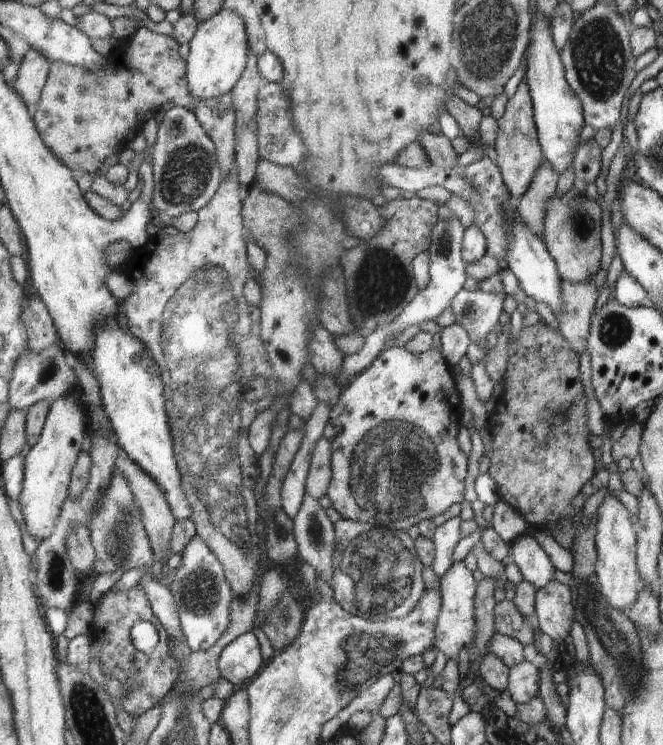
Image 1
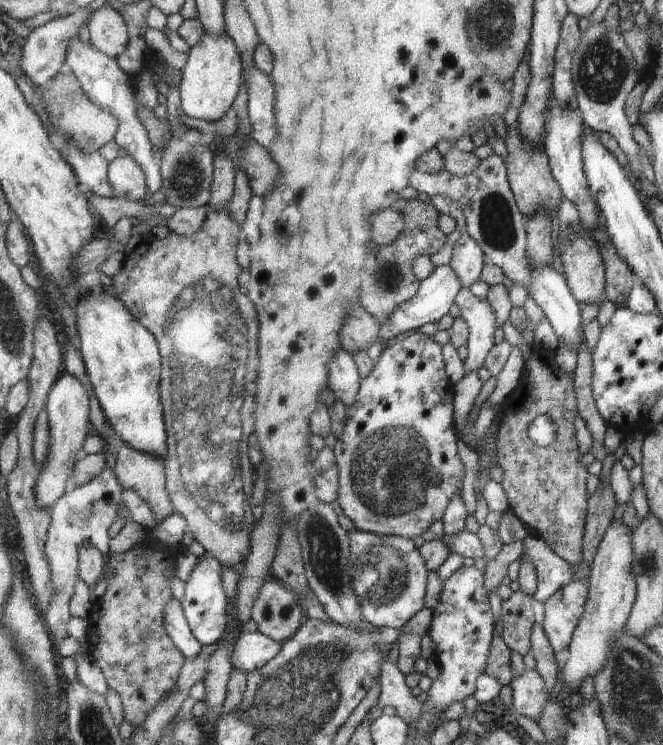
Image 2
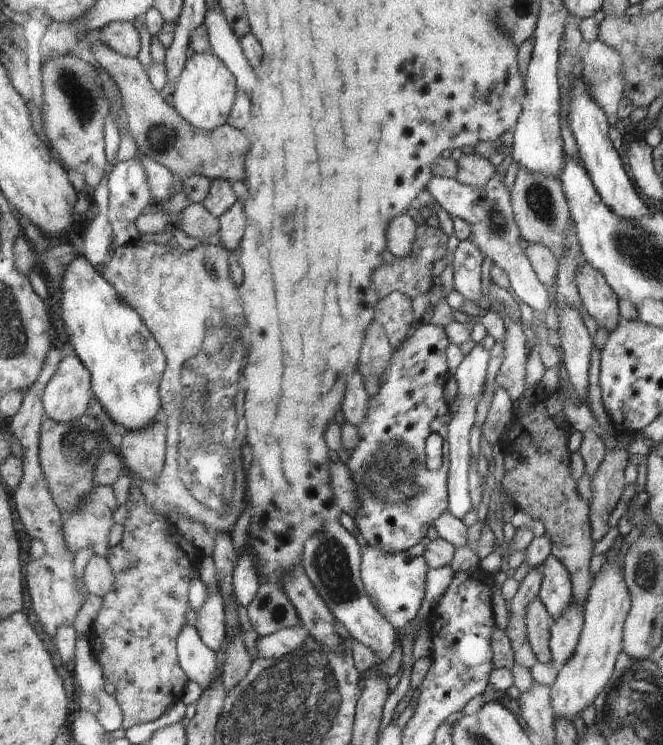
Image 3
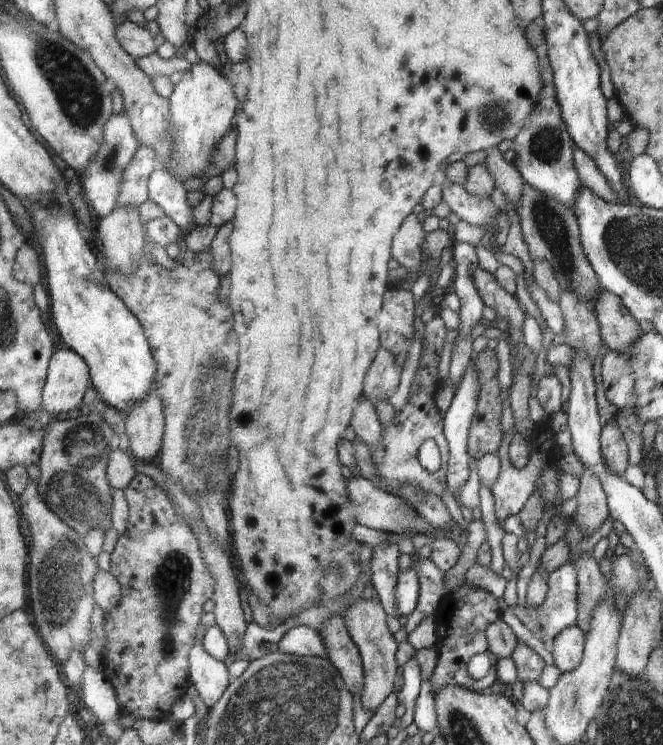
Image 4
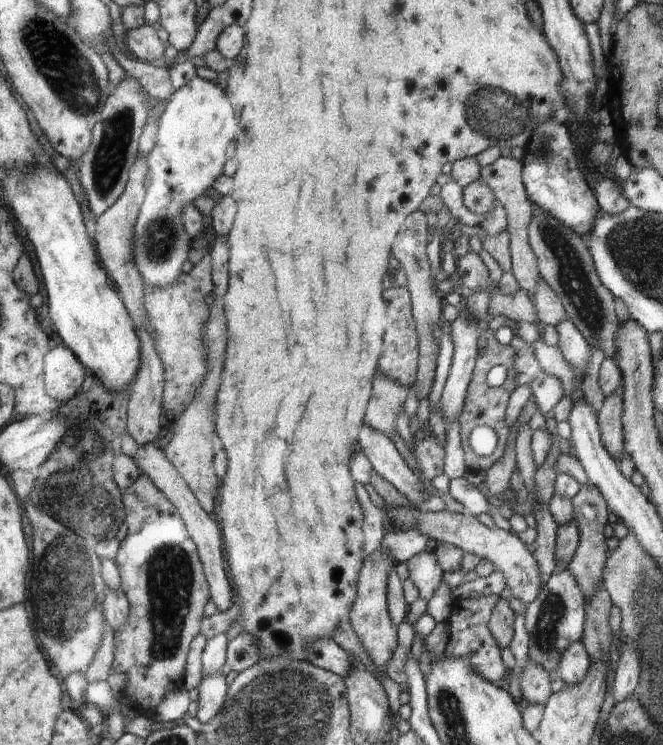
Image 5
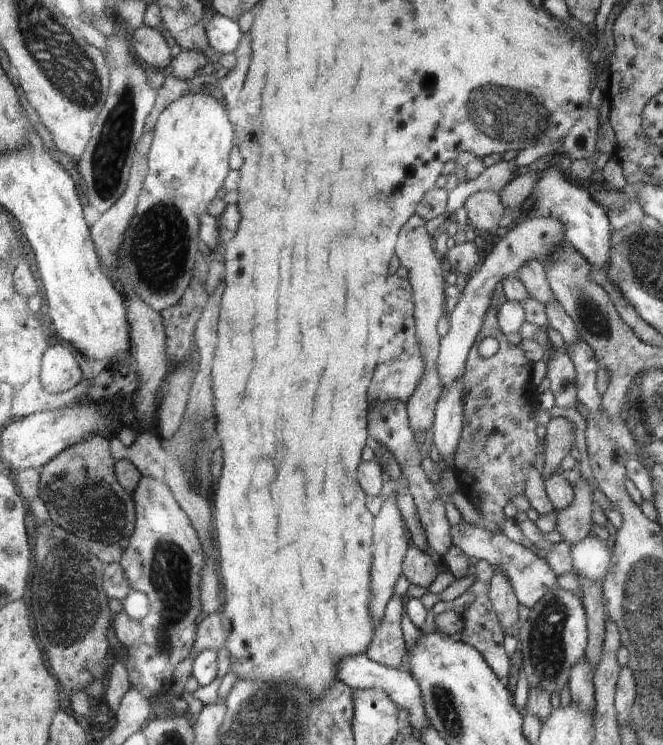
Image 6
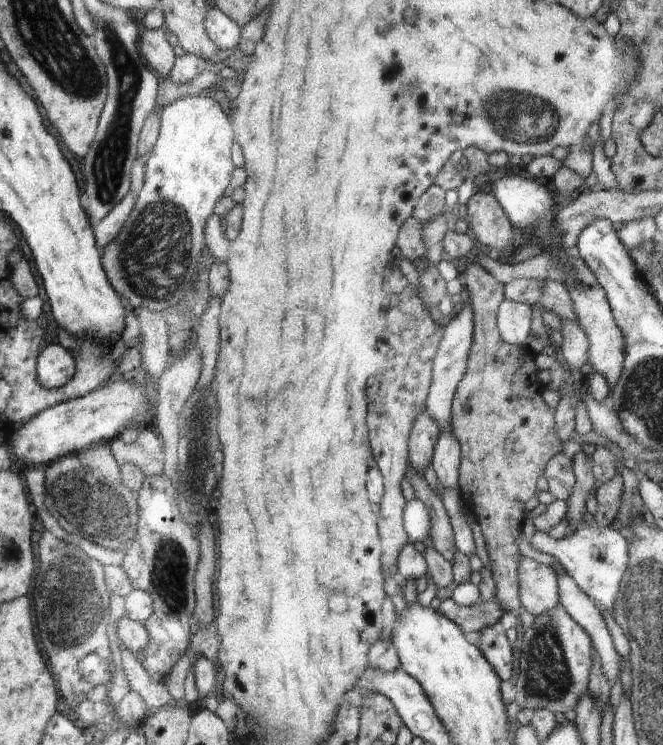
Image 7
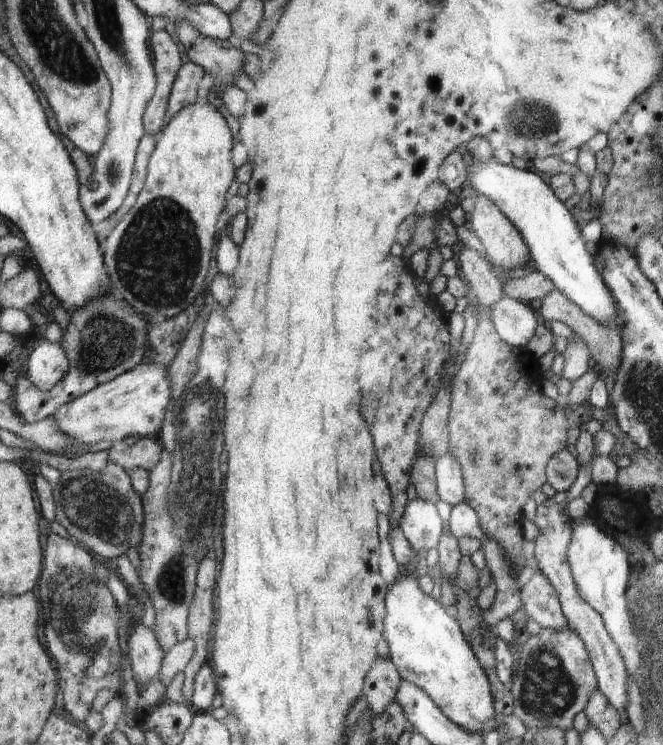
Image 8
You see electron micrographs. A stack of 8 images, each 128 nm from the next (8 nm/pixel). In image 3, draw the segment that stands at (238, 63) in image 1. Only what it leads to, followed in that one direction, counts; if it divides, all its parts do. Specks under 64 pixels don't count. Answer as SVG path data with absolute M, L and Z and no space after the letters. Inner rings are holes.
M210 49L203 54L196 53L186 62L176 82L172 93L173 108L187 124L205 132L217 130L226 122L234 104L234 94L236 94L234 78L235 76Z

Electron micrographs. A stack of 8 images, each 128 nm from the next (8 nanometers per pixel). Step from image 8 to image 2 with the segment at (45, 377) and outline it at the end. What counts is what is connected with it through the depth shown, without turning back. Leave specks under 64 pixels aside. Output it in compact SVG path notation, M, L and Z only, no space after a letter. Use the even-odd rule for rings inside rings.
M65 372L50 394L46 410L51 416L53 446L51 458L47 466L42 467L39 481L38 494L43 507L49 509L54 507L72 489L76 464L87 456L84 443L91 427L90 402L92 402L92 396L88 394L87 389L80 378Z

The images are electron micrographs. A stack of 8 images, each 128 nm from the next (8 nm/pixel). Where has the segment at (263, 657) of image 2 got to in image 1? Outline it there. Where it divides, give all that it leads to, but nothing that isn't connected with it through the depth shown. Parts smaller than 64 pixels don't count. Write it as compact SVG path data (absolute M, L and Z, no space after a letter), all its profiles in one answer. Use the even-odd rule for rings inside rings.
M252 631L238 636L222 650L218 660L220 677L234 686L247 686L264 665L258 639Z

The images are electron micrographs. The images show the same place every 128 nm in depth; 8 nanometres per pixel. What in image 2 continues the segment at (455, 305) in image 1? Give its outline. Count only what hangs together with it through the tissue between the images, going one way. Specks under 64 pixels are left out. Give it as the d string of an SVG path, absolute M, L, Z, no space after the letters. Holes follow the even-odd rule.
M461 288L455 297L455 303L461 309L461 319L467 322L469 338L466 342L467 356L463 360L464 373L478 371L485 362L494 343L497 330L495 315L486 301L480 301L470 293L469 288Z

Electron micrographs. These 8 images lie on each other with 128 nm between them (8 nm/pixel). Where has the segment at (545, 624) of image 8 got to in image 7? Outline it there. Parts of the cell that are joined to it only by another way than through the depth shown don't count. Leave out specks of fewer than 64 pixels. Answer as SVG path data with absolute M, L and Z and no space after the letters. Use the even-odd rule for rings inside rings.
M524 556L519 569L519 594L532 616L544 616L558 606L557 572L552 567Z

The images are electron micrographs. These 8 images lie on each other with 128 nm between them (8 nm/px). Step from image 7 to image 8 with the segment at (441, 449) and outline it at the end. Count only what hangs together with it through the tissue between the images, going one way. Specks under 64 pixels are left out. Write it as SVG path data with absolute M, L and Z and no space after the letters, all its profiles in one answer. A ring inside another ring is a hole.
M449 449L435 462L436 488L438 496L448 504L456 506L465 502L465 488L460 464Z

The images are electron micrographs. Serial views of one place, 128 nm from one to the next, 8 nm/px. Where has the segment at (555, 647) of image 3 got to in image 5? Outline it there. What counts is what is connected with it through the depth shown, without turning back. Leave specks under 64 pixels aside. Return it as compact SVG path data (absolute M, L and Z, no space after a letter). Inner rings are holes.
M575 640L574 644L564 650L557 674L565 684L580 684L580 680L584 680L588 670L590 670L589 654L582 646L582 641Z

